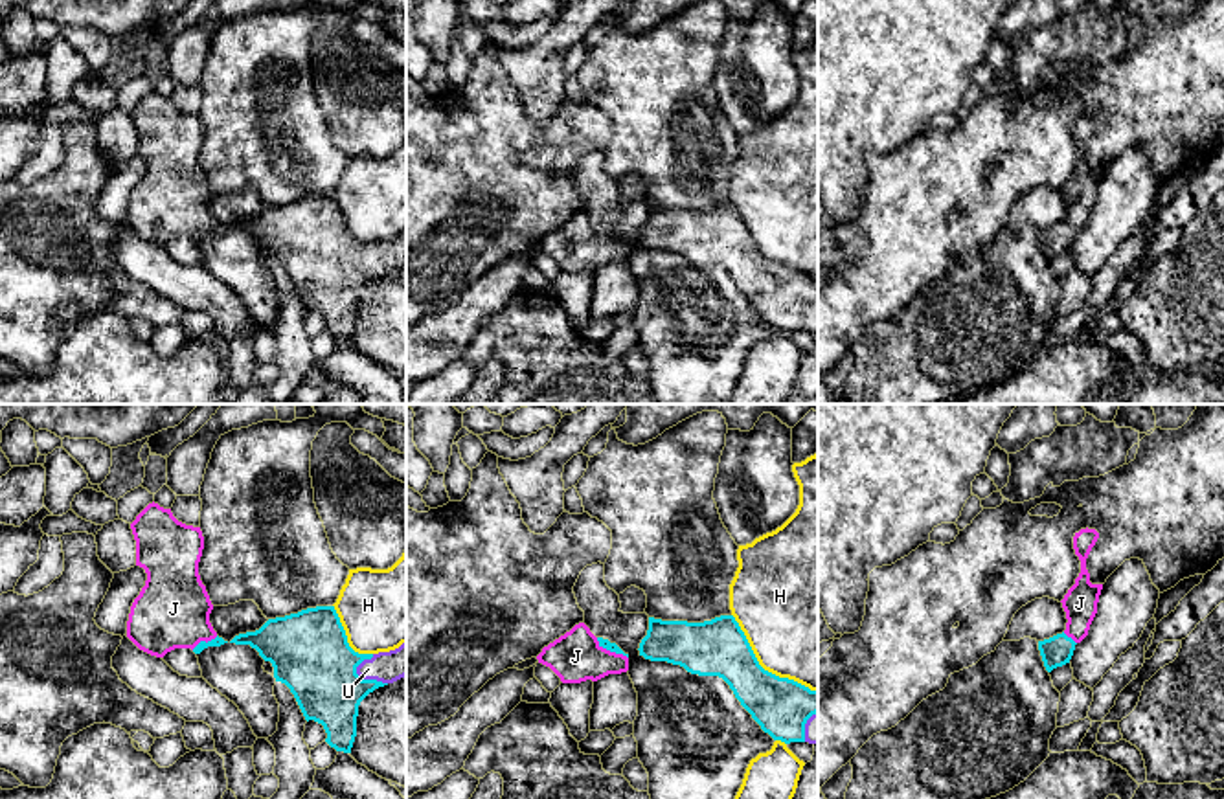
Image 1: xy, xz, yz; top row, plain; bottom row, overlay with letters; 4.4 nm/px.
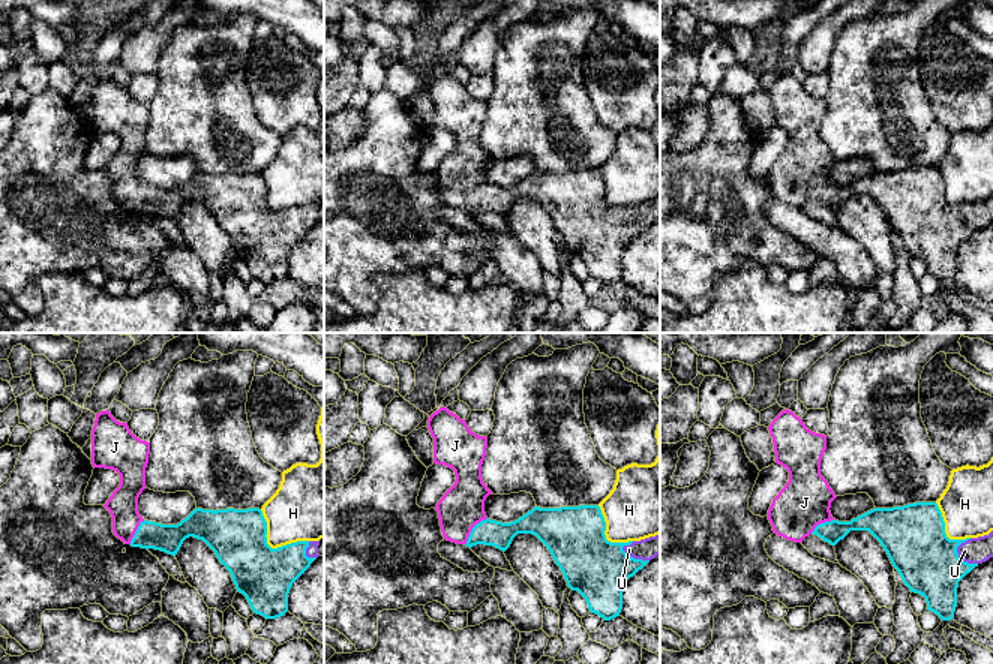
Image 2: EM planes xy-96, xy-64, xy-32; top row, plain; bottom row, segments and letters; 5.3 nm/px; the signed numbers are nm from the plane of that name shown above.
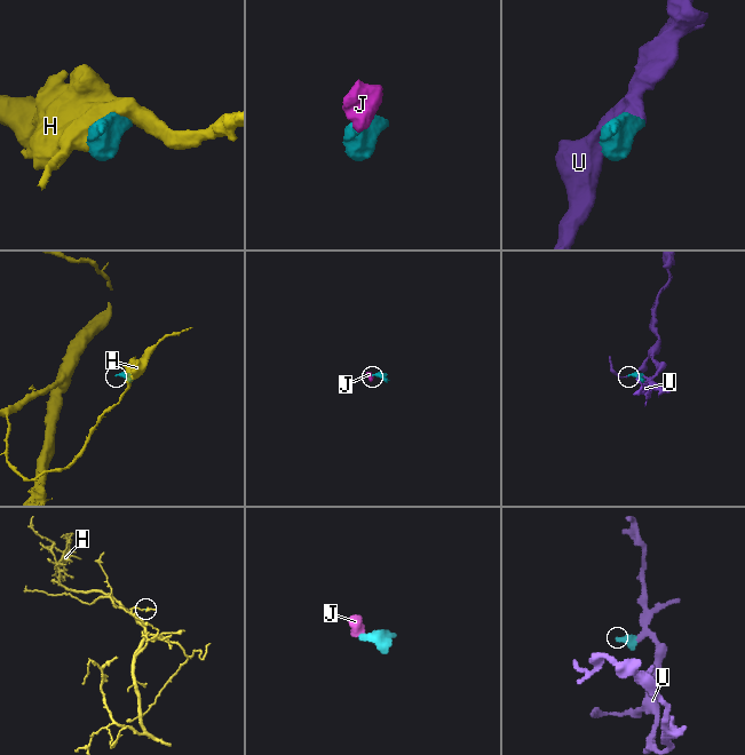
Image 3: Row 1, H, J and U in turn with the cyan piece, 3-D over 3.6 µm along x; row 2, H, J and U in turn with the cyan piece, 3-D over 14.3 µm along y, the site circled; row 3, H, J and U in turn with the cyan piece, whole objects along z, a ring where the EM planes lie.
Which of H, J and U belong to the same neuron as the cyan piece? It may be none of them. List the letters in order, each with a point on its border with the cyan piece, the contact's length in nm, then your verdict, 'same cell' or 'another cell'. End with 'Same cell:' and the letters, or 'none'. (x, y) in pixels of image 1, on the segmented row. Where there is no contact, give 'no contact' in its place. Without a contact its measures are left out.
H: xz (761, 667) | 500 nm | another cell
J: xz (611, 651) | 170 nm | same cell
U: xy (370, 680) | 160 nm | same cell
Same cell: J, U

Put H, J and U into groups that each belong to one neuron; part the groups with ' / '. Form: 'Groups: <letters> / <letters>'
Groups: H / J U

